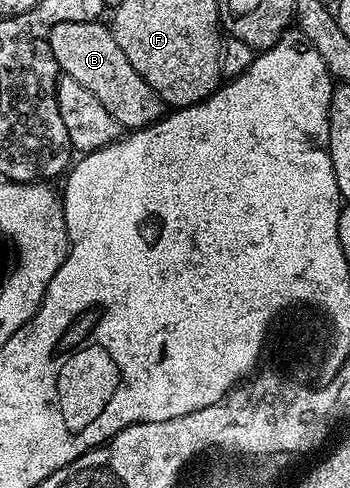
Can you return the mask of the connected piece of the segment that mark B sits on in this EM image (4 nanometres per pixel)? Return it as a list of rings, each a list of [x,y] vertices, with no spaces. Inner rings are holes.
[[[62,21],[55,23],[48,34],[48,44],[50,45],[50,53],[54,53],[54,61],[60,66],[61,72],[85,86],[94,97],[98,97],[107,113],[110,113],[110,116],[120,123],[121,128],[149,127],[150,124],[164,118],[166,114],[164,99],[158,97],[158,93],[154,93],[154,89],[150,89],[150,85],[146,85],[146,81],[140,76],[138,69],[134,69],[134,65],[130,65],[130,61],[126,61],[126,53],[122,53],[122,49],[118,49],[118,41],[114,41],[112,28],[107,22]]]

